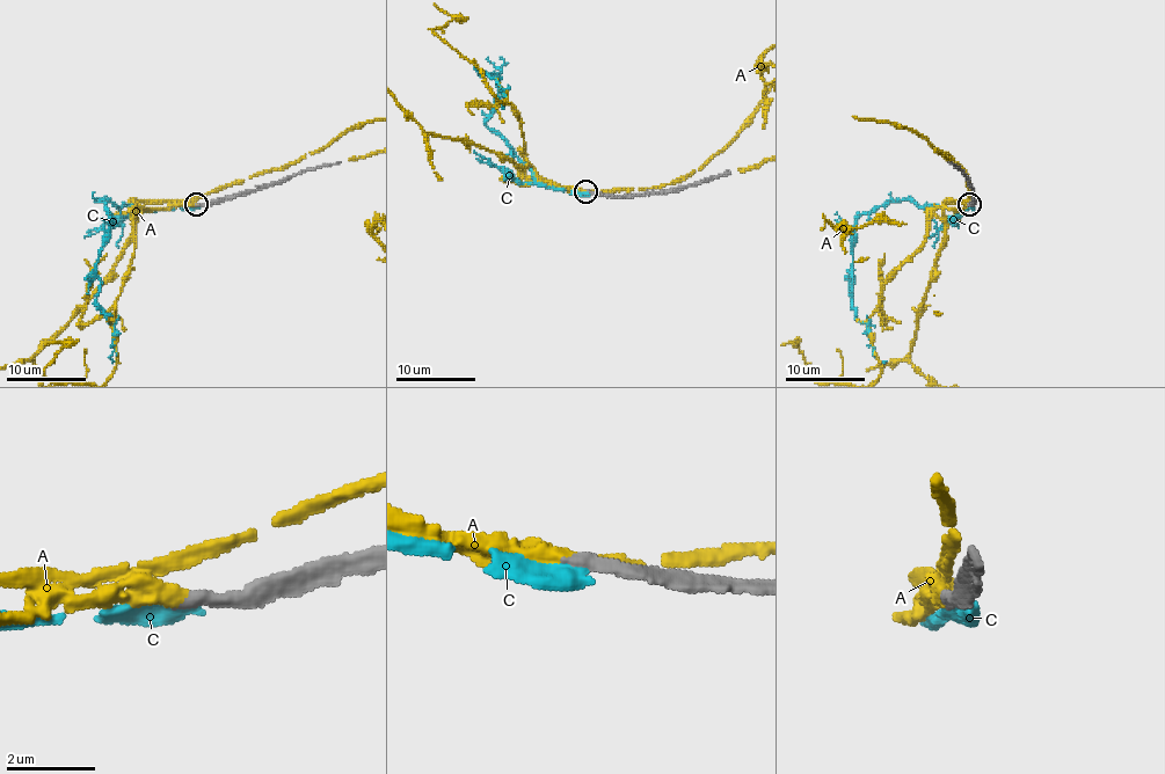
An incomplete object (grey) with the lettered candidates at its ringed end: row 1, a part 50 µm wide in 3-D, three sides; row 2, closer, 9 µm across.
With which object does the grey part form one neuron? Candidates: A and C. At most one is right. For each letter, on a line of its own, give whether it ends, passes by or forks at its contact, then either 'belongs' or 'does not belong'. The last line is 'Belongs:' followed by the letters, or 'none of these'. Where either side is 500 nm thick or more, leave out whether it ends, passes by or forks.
A: it ends; belongs
C: it ends; does not belong
Belongs: A

